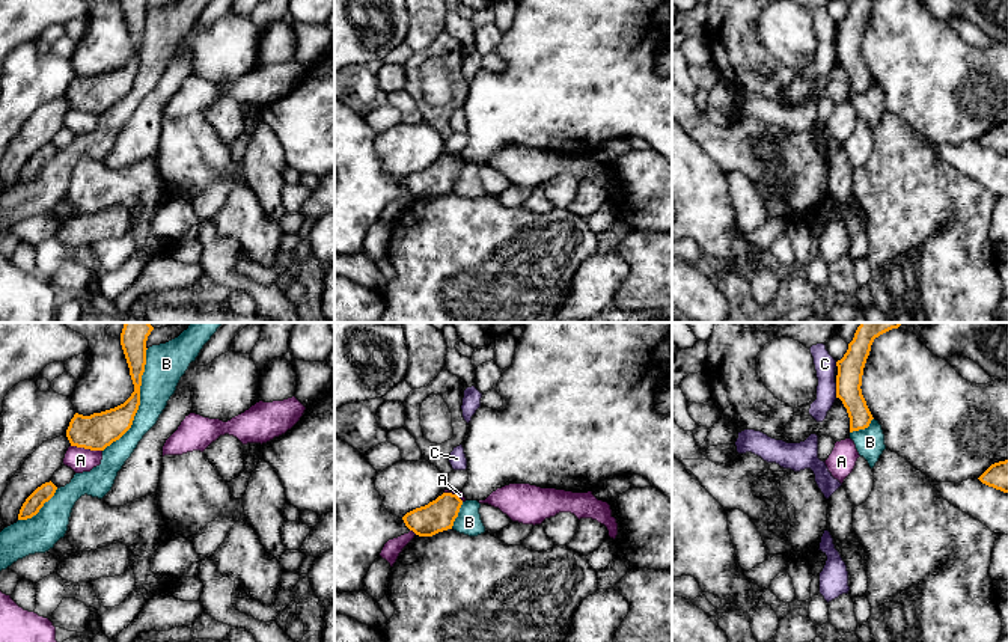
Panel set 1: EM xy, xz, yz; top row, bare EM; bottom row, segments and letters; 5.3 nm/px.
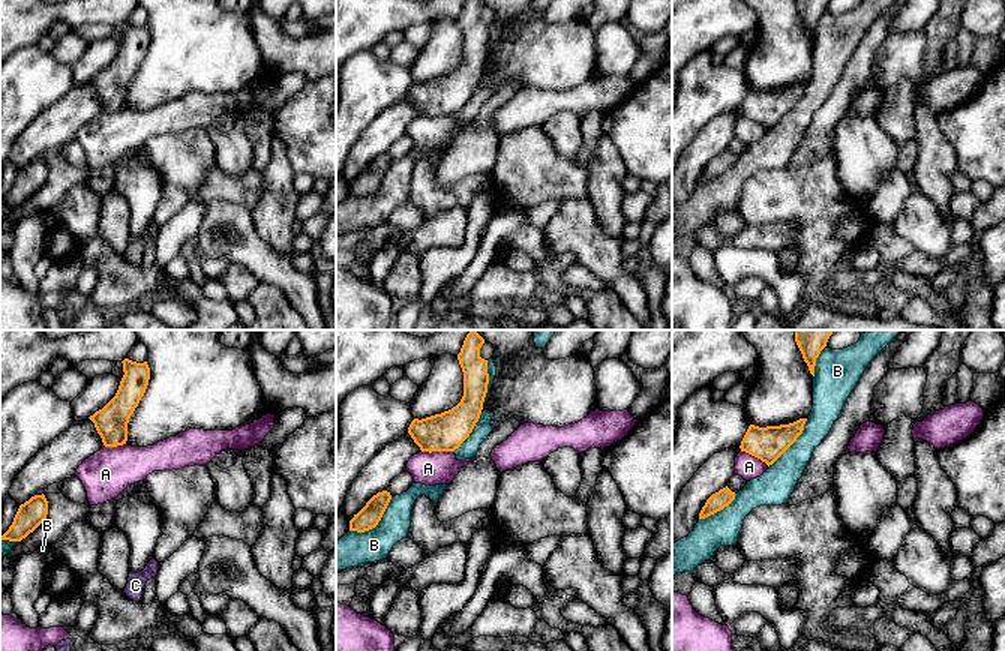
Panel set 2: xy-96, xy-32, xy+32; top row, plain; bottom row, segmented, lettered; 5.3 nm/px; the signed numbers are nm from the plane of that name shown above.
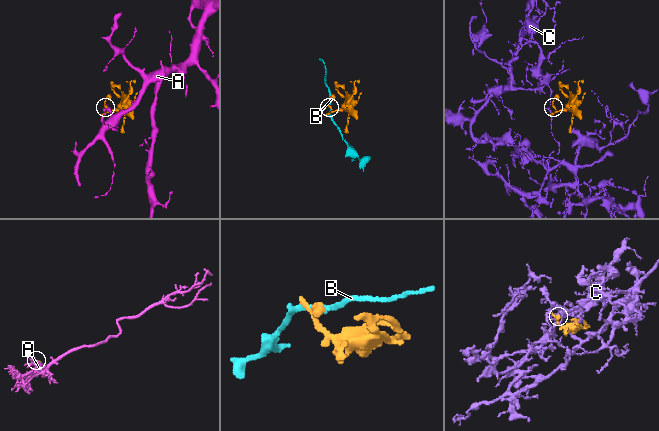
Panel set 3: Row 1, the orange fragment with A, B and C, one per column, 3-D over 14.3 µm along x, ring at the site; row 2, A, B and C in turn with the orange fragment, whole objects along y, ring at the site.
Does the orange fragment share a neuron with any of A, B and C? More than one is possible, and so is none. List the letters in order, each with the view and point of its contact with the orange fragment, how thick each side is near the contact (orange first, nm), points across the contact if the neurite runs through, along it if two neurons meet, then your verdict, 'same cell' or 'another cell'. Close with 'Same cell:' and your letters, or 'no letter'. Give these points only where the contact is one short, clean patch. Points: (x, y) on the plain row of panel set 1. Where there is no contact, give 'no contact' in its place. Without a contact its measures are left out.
A: contact xy (86, 110); calibres 190 and 130 nm; another cell
B: contact xy (139, 64); calibres 180 and 220 nm; another cell
C: contact yz (836, 53); calibres 140 and 110 nm; border yz (835, 45), (836, 59); another cell
Same cell: no letter

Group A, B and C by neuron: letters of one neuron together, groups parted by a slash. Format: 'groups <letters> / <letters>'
groups A / B / C

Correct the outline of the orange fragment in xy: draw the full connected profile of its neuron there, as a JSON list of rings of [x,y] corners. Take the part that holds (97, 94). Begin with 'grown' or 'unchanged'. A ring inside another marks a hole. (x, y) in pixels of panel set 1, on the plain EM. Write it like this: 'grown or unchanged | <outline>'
unchanged | [[[121,0],[134,54],[124,66],[115,71],[90,78],[75,75],[66,92],[71,109],[104,113],[131,90],[140,68],[140,48],[148,12],[146,3],[148,0]]]

